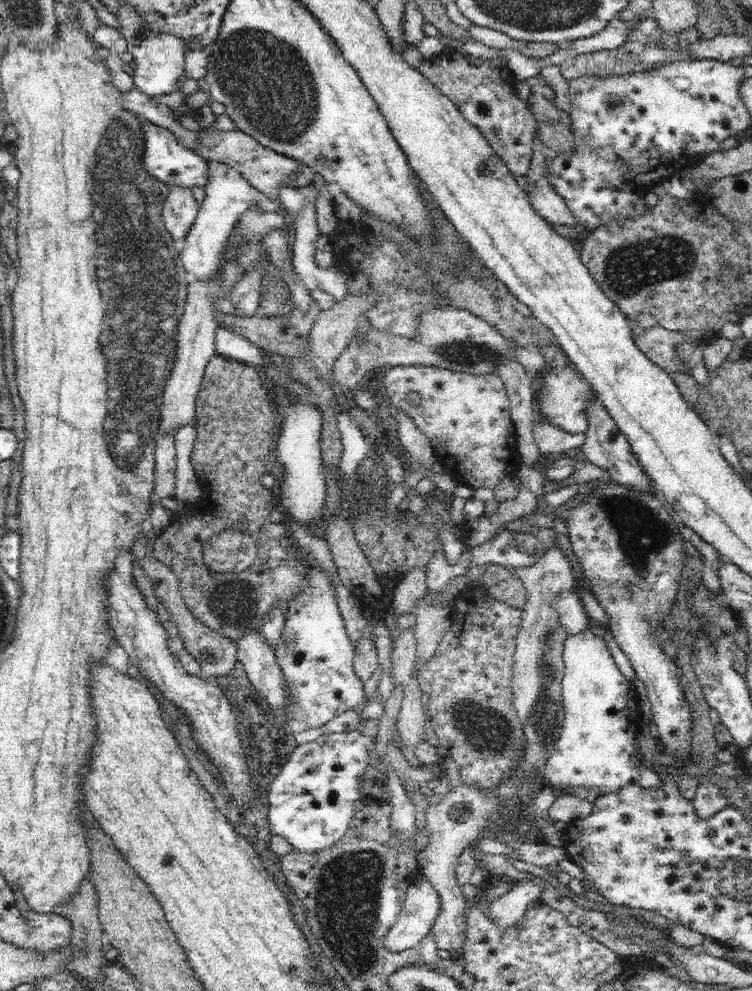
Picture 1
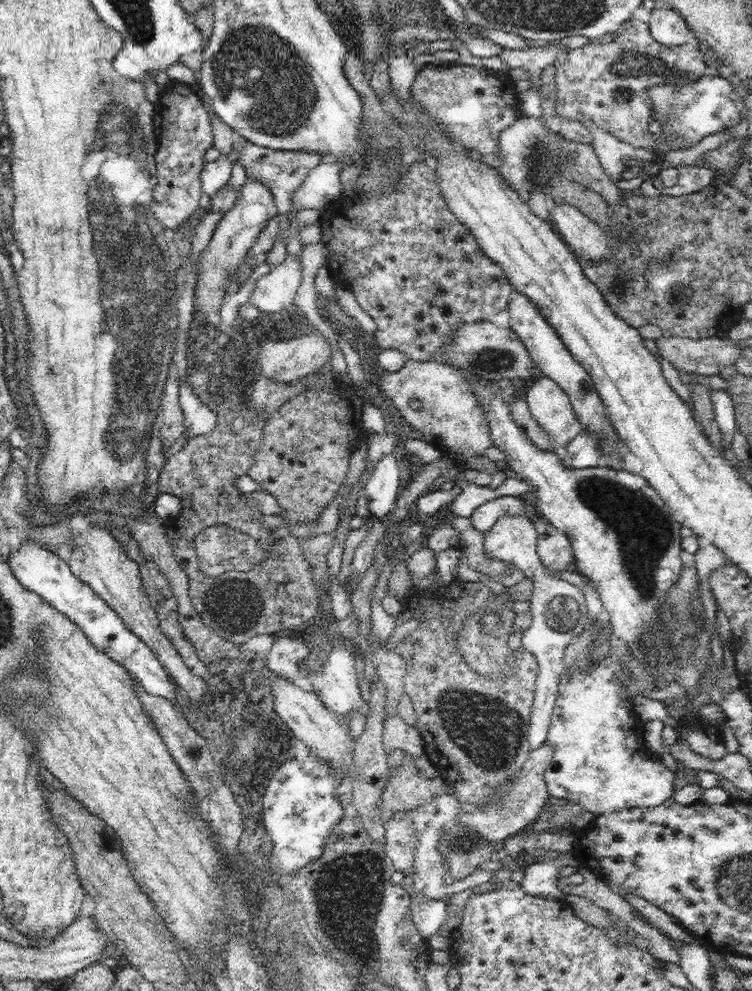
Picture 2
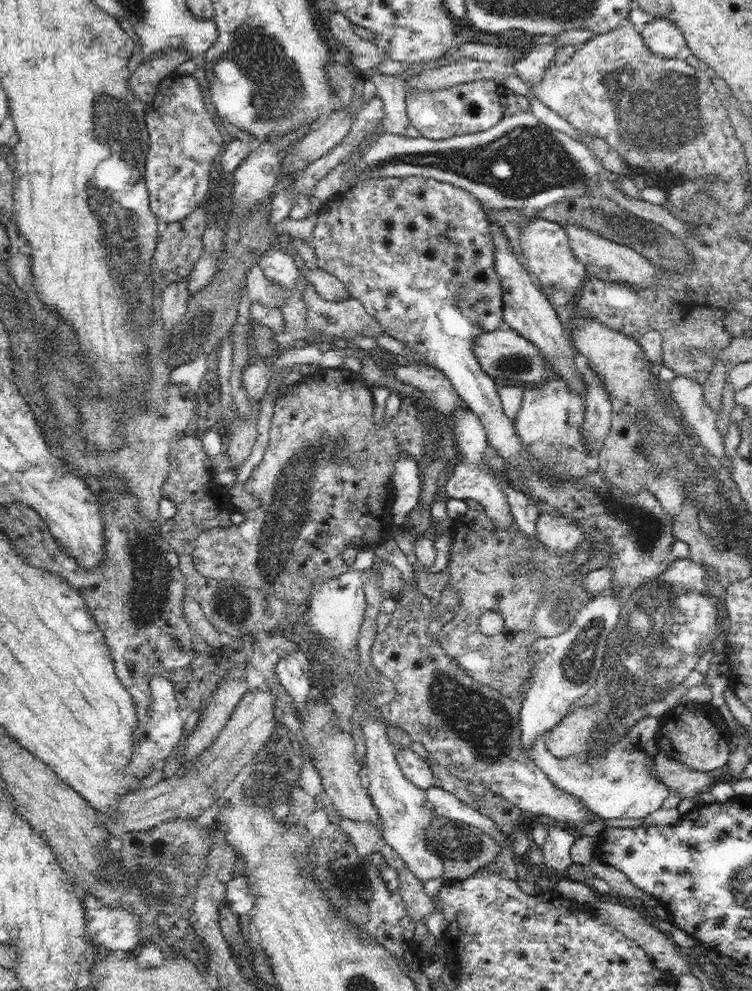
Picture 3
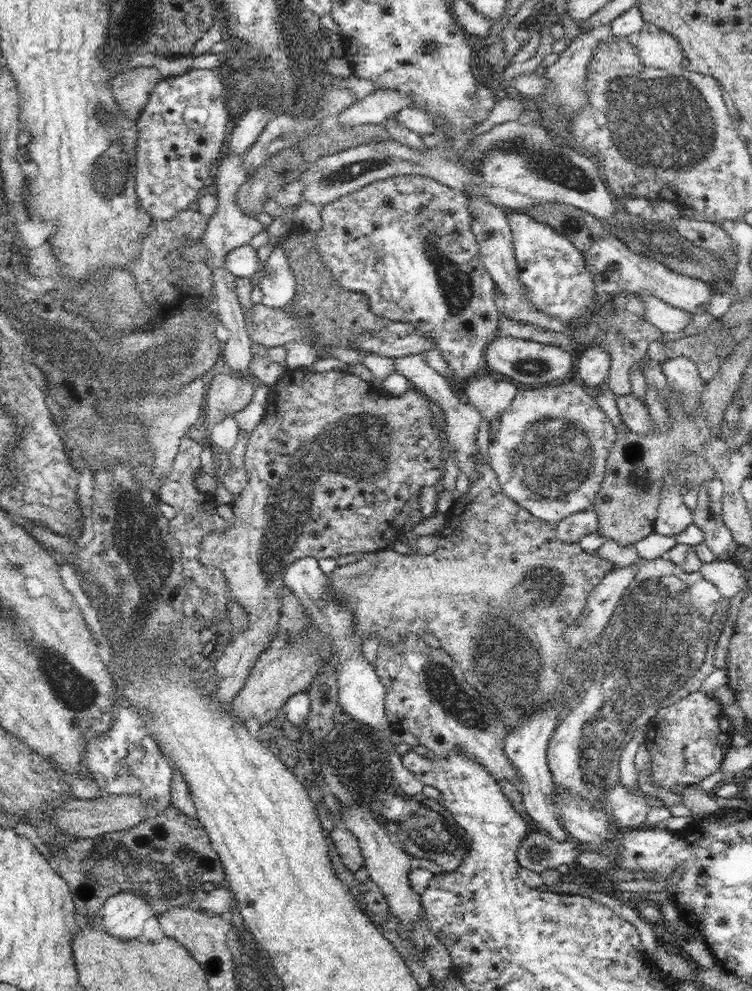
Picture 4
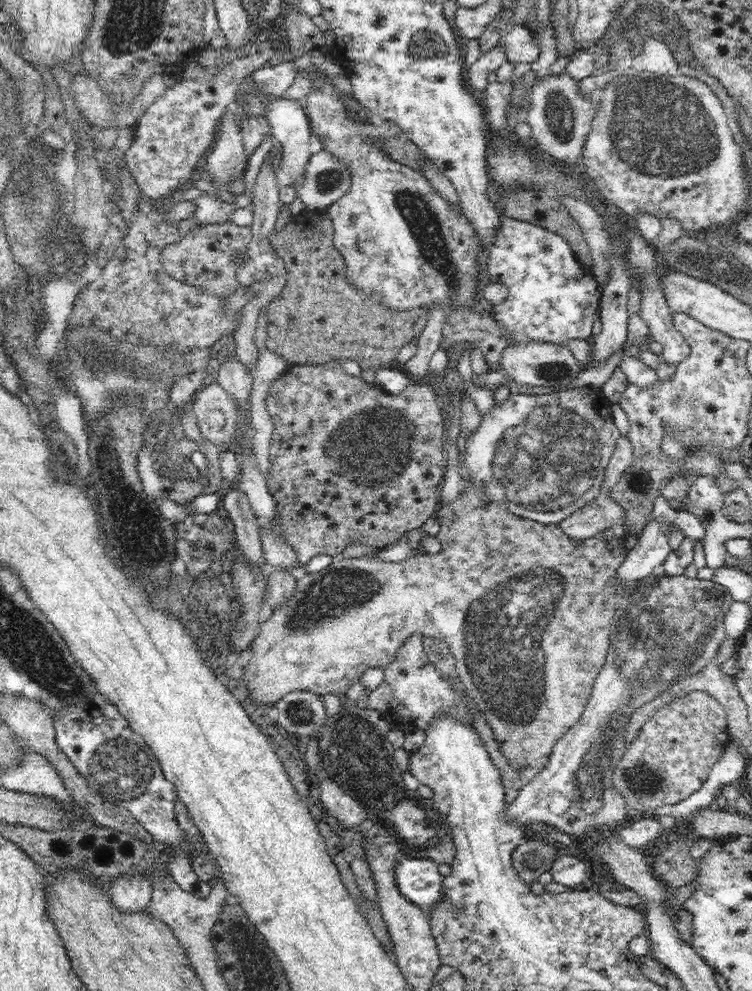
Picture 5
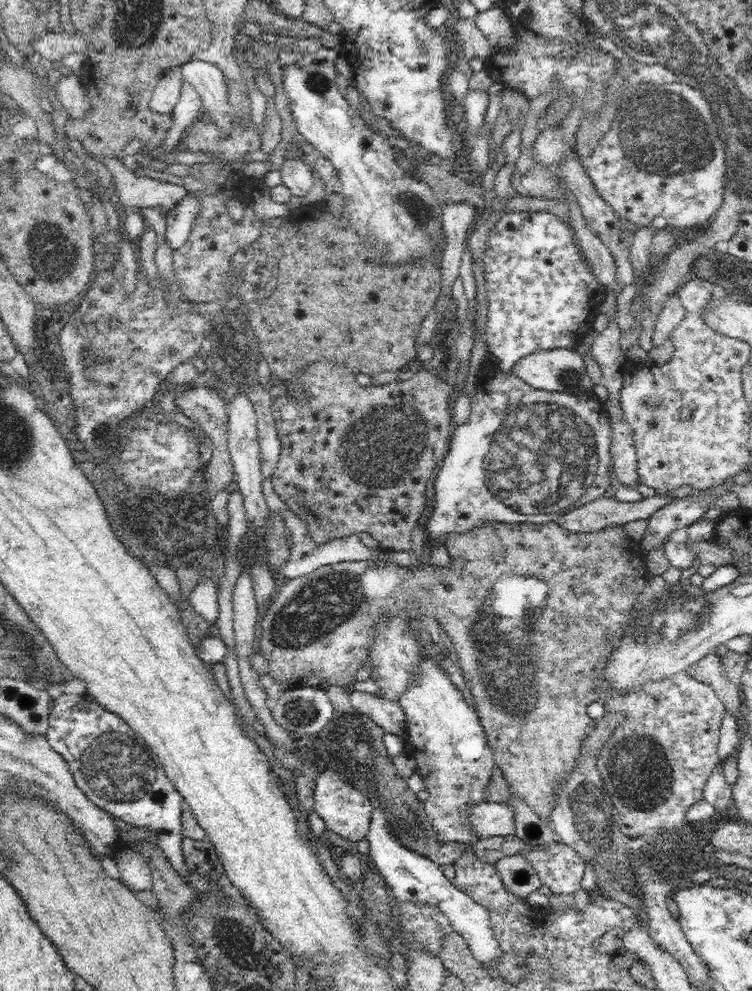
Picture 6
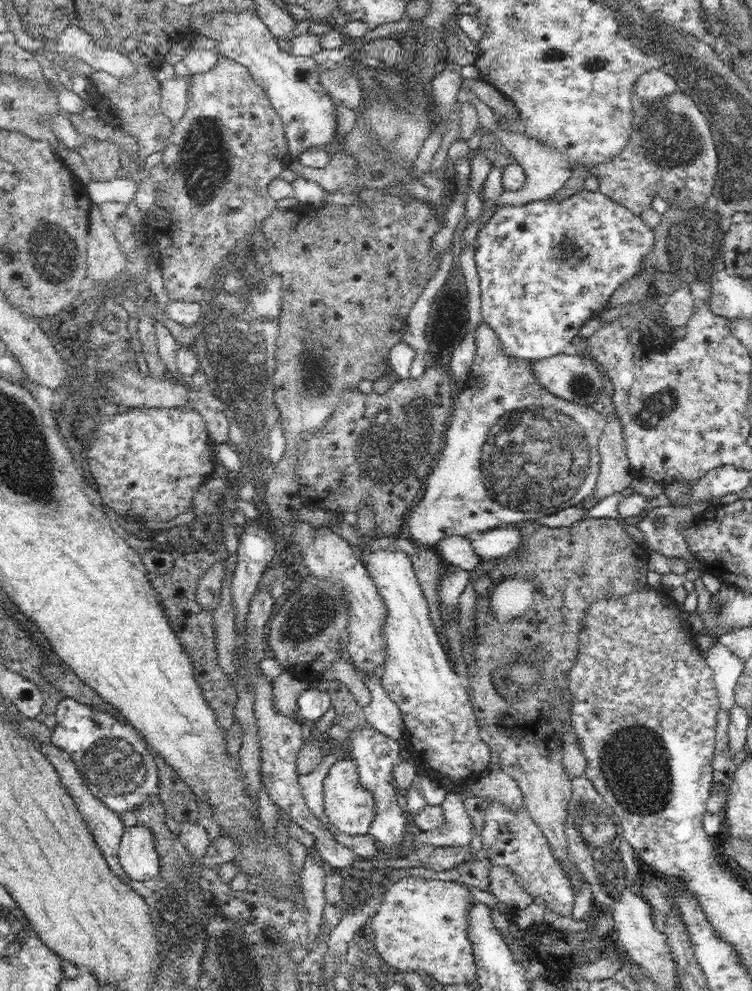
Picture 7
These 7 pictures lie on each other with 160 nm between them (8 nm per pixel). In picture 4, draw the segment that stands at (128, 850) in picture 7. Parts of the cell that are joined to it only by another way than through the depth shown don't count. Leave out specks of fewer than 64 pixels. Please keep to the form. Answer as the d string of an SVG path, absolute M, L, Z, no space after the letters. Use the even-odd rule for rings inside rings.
M132 893L110 897L99 914L104 931L124 941L140 937L146 920L156 916L142 897Z

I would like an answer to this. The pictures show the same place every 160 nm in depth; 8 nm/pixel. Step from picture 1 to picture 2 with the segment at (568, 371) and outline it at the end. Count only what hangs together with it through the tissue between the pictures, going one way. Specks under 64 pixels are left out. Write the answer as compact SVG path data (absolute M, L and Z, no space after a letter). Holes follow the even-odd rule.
M545 376L530 386L526 400L531 417L552 441L554 452L562 454L562 450L583 431L569 396L554 380Z

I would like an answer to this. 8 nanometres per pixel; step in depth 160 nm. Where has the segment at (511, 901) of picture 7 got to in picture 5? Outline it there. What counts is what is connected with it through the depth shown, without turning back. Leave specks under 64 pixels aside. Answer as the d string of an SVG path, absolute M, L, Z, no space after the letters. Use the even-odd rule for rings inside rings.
M526 839L514 850L512 865L526 884L532 884L550 870L559 854L555 844L542 839Z

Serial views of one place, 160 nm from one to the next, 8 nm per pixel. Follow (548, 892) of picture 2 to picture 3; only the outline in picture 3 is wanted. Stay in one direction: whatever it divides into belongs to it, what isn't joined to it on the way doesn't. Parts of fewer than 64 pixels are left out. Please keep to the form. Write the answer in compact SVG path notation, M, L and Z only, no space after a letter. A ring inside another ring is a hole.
M553 822L547 830L542 848L546 866L554 870L564 870L572 865L570 850L574 844L575 838L566 831L566 827Z

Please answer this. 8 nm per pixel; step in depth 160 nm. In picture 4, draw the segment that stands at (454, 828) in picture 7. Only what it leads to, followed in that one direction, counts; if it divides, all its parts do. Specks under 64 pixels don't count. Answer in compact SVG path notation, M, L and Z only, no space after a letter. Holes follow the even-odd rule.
M662 557L642 559L638 567L637 576L624 591L607 628L602 632L600 656L592 686L572 708L572 712L558 722L547 746L553 782L560 789L568 789L570 794L590 801L592 807L602 813L605 813L605 789L613 788L620 780L622 748L634 738L634 732L648 724L659 708L674 704L700 689L704 679L715 670L714 649L731 605L712 583L704 580L700 571L686 571L684 567Z

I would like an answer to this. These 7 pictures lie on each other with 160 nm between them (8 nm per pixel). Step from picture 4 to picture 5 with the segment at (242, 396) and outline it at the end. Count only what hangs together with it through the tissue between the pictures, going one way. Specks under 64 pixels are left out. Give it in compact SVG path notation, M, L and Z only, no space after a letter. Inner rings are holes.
M218 382L200 388L192 398L189 408L197 418L203 439L214 443L220 454L225 447L231 446L237 429L237 402L218 385Z

